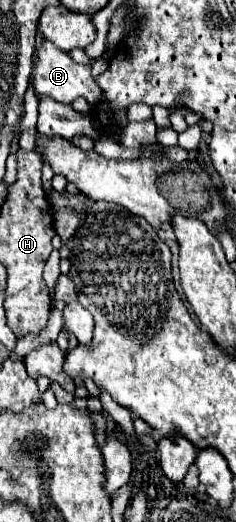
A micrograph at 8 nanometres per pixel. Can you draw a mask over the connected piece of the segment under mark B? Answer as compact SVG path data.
M44 40L41 49L37 51L37 69L33 73L33 85L35 85L35 91L41 97L51 97L59 103L67 103L71 105L77 97L85 97L89 103L95 103L99 99L99 87L97 83L93 83L91 79L91 67L89 65L79 65L75 63L69 53L57 49L53 43Z

